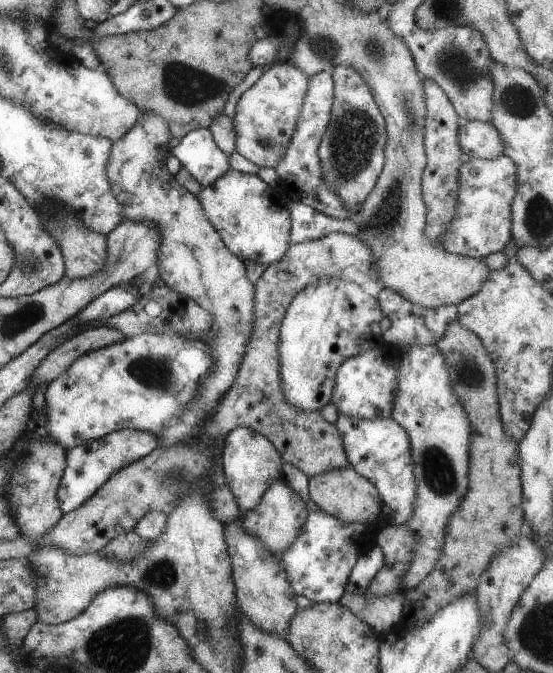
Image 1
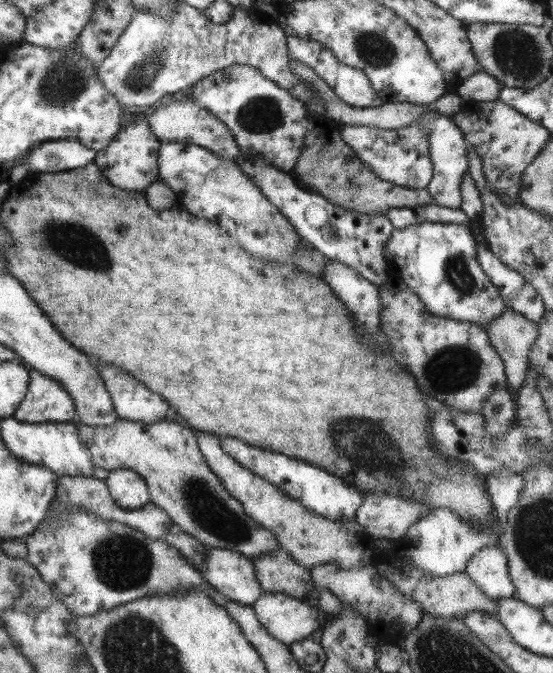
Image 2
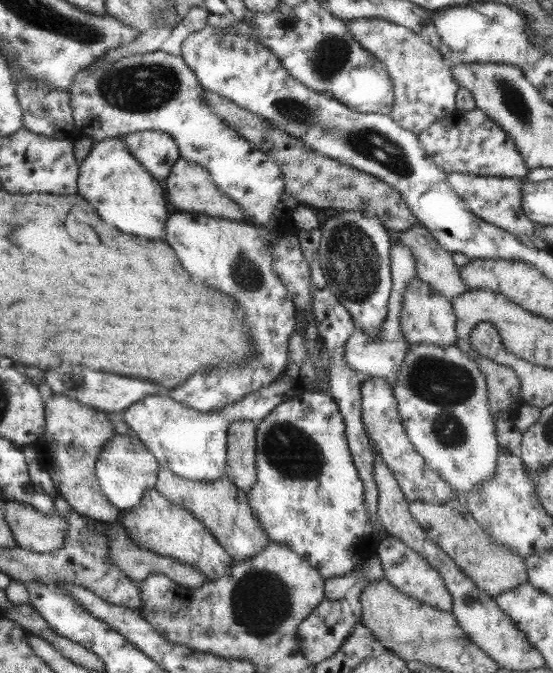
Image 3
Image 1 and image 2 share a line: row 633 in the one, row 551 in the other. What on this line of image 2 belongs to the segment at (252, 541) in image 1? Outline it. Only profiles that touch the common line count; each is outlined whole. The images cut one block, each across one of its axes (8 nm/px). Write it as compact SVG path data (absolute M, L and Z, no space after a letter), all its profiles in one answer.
M273 549L253 559L252 564L263 593L285 593L317 606L320 590L312 585L312 571L295 564L283 549Z

